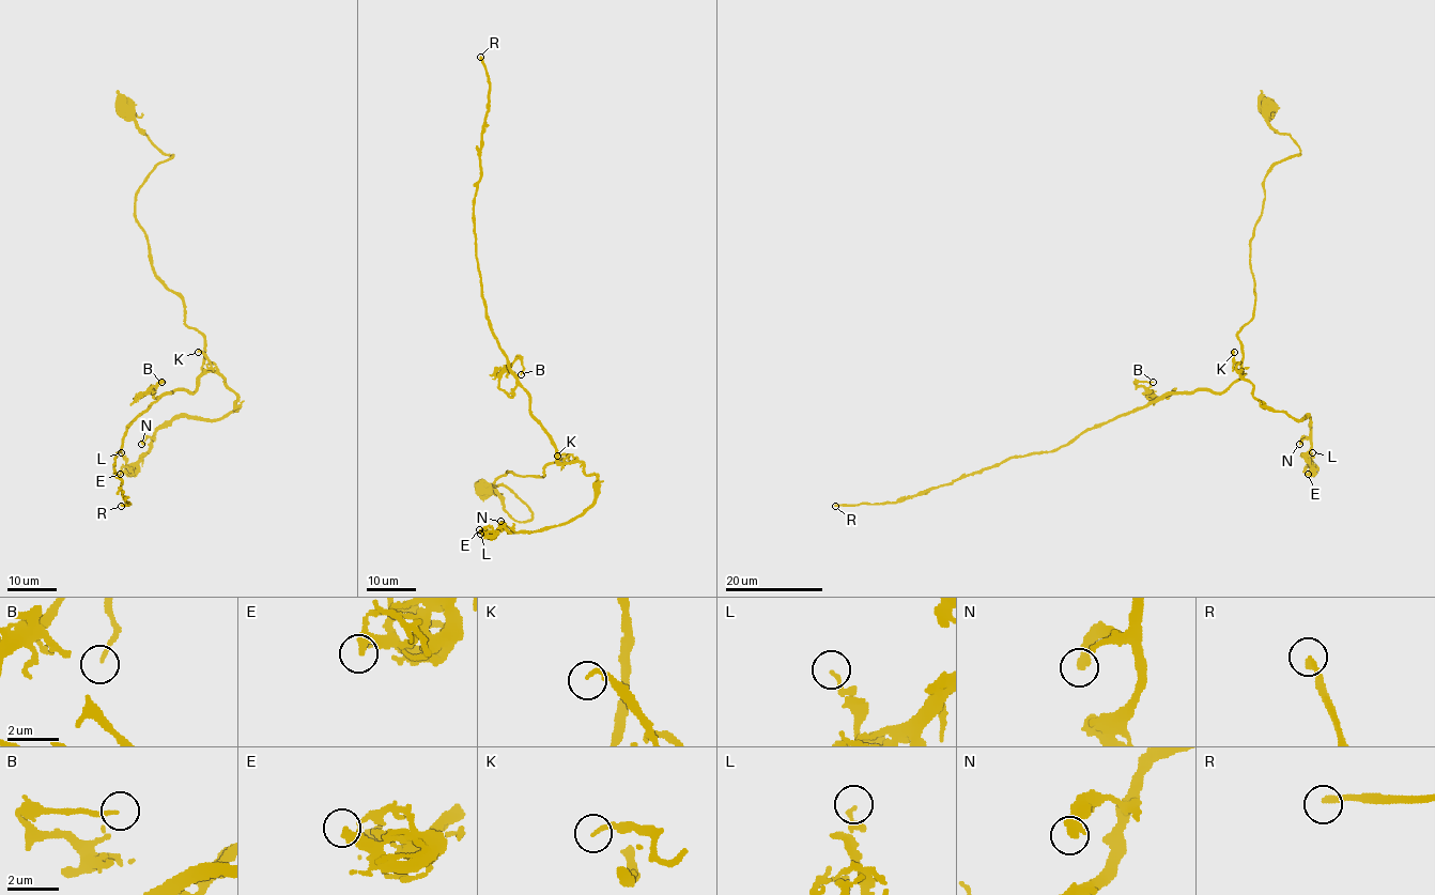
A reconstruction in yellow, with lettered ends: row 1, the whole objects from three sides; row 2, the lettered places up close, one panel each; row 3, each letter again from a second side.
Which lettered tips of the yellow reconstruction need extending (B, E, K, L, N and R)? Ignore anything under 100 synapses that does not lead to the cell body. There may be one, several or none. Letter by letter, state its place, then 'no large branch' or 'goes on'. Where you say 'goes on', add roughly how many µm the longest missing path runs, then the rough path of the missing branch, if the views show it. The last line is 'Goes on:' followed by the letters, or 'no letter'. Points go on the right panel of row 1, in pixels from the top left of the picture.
B: (1153, 382) | no large branch
E: (1308, 474) | no large branch
K: (1234, 352) | no large branch
L: (1312, 452) | no large branch
N: (1299, 444) | no large branch
R: (835, 506) | goes on | 200 µm
Goes on: R

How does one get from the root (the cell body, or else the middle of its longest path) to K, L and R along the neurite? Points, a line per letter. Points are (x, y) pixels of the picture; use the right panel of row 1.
K: (1264, 106), (1299, 153), (1264, 179), (1239, 372), (1234, 352)
L: (1264, 106), (1299, 153), (1264, 179), (1239, 374), (1270, 410), (1309, 418), (1312, 452)
R: (1264, 106), (1299, 153), (1264, 179), (1239, 377), (1220, 392), (1167, 392), (1051, 451), (895, 503), (835, 506)

